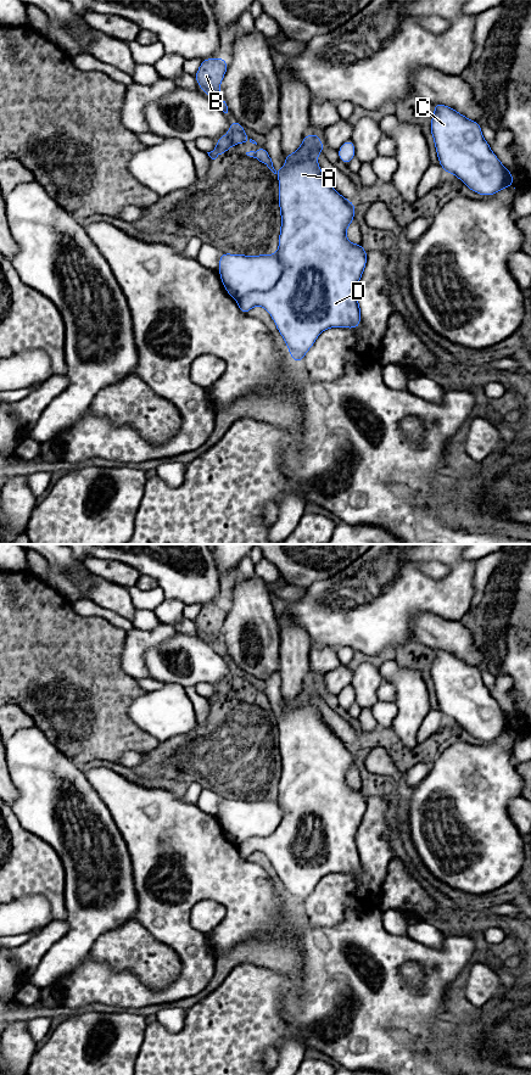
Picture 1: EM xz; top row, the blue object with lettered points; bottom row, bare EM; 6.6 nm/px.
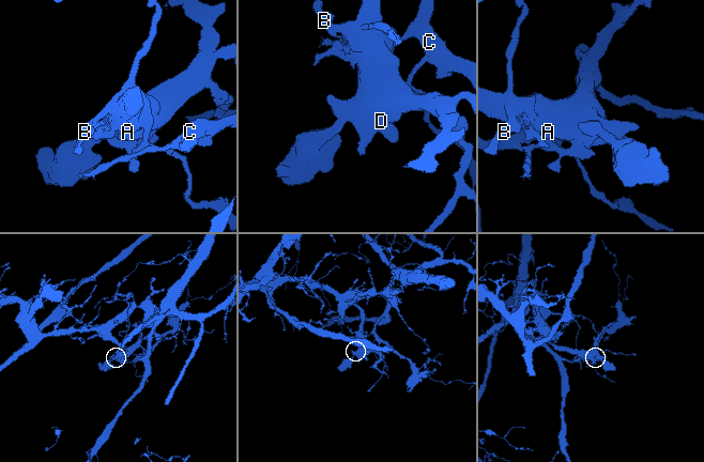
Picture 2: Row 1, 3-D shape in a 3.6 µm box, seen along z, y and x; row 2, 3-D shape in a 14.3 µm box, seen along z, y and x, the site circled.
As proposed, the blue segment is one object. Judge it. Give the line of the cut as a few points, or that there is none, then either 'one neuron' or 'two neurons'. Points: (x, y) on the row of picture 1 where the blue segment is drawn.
xz (283, 261), (281, 275), (269, 289), (249, 292), (236, 300) | two neurons

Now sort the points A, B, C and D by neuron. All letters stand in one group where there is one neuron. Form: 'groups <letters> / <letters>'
groups A D / B C

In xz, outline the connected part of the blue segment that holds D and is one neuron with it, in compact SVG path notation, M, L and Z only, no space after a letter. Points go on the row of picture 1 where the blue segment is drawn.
M308 133L296 152L283 155L287 164L281 166L278 174L281 228L276 252L283 261L283 273L270 290L236 299L241 314L248 314L256 306L268 310L297 364L322 331L360 326L357 289L368 252L362 242L353 245L346 239L346 229L354 220L356 203L340 195L323 175L317 163L317 156L323 152L320 135Z

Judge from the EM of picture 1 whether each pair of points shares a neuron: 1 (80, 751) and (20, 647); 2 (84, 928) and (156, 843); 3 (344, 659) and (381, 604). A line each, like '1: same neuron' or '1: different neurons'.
1: same neuron
2: different neurons
3: different neurons

